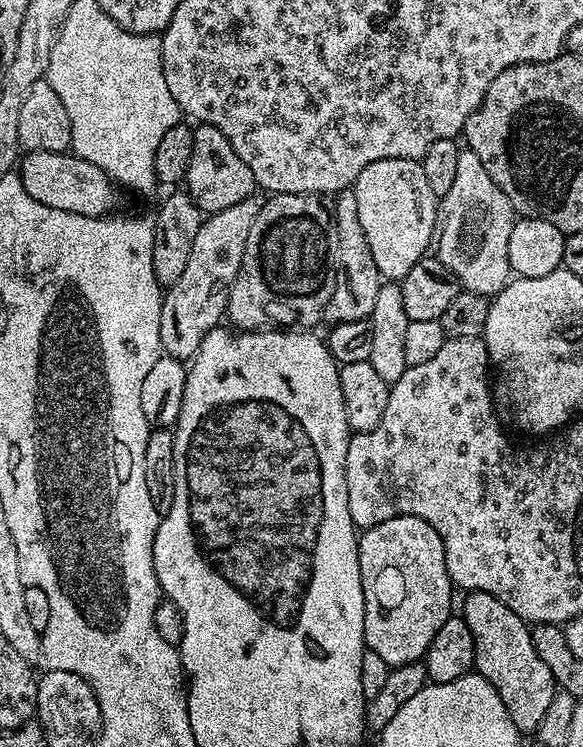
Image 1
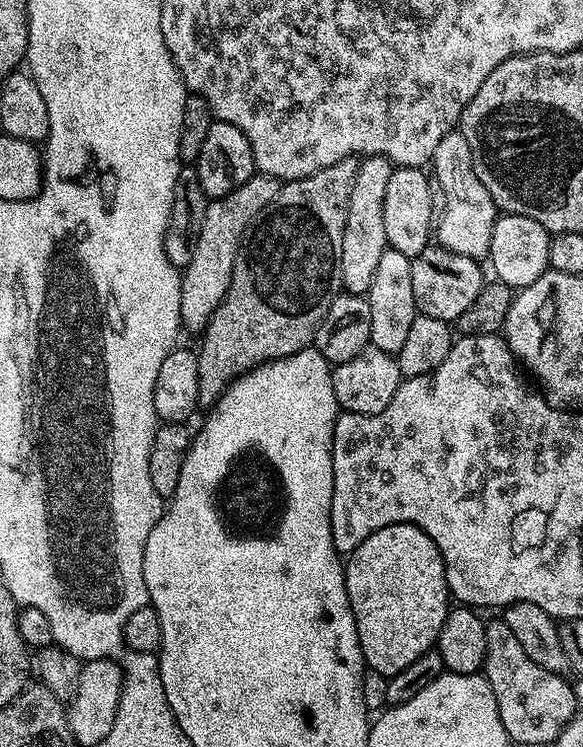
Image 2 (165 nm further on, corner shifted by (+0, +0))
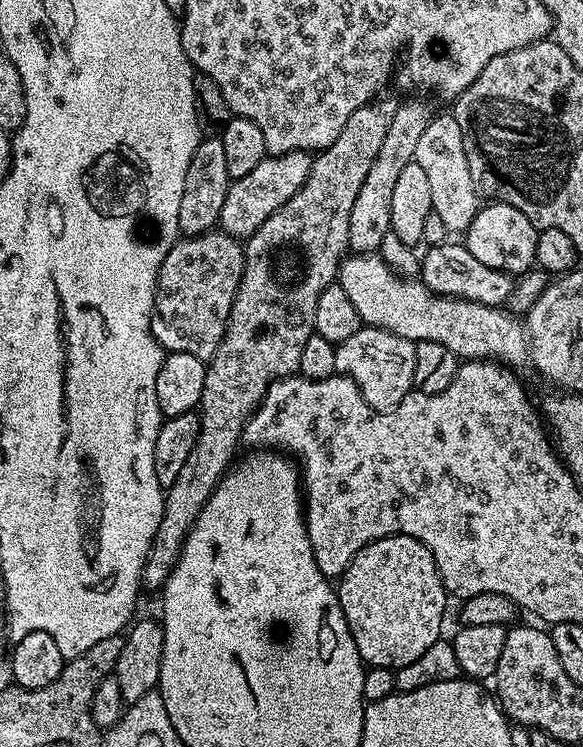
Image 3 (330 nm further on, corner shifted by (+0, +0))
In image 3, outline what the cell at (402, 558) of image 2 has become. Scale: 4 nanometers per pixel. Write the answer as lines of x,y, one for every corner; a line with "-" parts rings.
387,536
358,550
350,566
346,566
344,573
338,577
338,595
346,626
350,626
350,634
354,638
354,646
358,646
360,659
369,669
395,670
410,666
410,662
417,660
421,654
426,654
426,650
430,650
430,646
441,639
444,607
450,601
430,550
426,550
422,542
409,536

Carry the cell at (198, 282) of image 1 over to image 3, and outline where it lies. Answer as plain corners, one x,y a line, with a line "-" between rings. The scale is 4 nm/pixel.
290,150
277,156
267,155
262,162
258,162
258,166
254,166
254,170
250,170
250,174
242,174
242,178
231,181
226,202
222,202
219,231
237,238
253,236
258,226
262,226
262,222
274,214
274,210
290,202
290,198
294,198
294,194
302,188
302,182
306,182
310,174
313,159
313,153
302,150

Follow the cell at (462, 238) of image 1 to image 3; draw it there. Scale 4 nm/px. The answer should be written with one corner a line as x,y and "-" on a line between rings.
433,115
426,130
422,130
415,162
422,166
427,175
435,219
440,219
441,226
448,232
467,232
470,222
474,222
476,212
482,207
482,197
474,186
474,178
470,178
470,166
466,162
466,150
462,146
462,130
453,116

